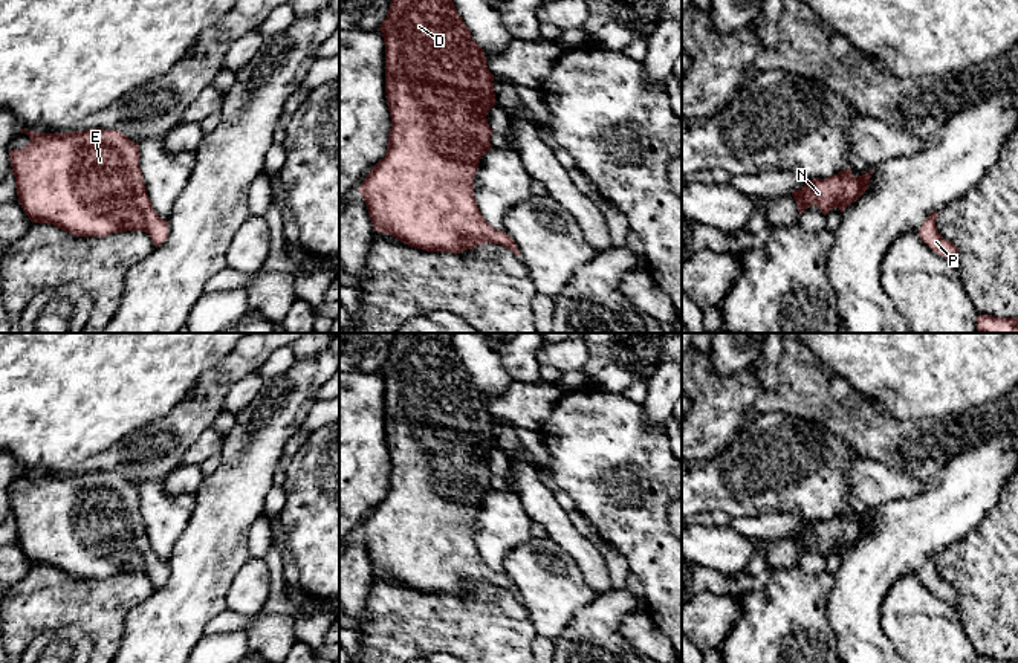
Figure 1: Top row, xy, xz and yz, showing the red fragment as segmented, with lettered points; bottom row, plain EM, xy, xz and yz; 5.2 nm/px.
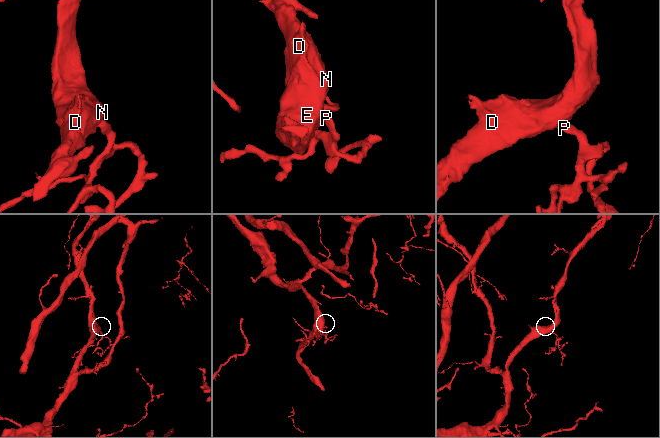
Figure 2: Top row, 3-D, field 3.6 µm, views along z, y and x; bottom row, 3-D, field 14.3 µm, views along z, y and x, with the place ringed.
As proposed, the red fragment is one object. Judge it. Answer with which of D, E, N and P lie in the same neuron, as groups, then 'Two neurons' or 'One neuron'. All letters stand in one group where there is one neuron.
Groups: D E N P. One neuron

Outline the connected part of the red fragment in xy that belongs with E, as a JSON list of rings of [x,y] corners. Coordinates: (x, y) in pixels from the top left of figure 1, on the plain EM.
[[[20,471],[31,481],[20,492],[9,492],[18,545],[31,564],[49,565],[76,579],[107,579],[115,574],[147,574],[157,590],[168,581],[168,564],[153,551],[139,509],[139,489],[118,472],[37,475]]]

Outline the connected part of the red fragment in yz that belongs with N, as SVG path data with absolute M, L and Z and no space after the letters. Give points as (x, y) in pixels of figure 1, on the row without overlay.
M850 510L839 513L827 521L812 521L801 532L792 535L799 556L809 548L816 547L824 558L833 550L841 555L856 544L867 532L873 512L854 519Z

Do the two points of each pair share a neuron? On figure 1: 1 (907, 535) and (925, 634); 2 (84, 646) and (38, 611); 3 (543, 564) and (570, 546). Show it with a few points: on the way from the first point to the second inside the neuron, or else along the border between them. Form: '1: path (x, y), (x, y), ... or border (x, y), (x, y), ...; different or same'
1: border (917, 572), (904, 575), (887, 596); different
2: border (95, 642), (81, 627), (61, 627), (29, 643); different
3: border (547, 535), (575, 564), (584, 581); different

